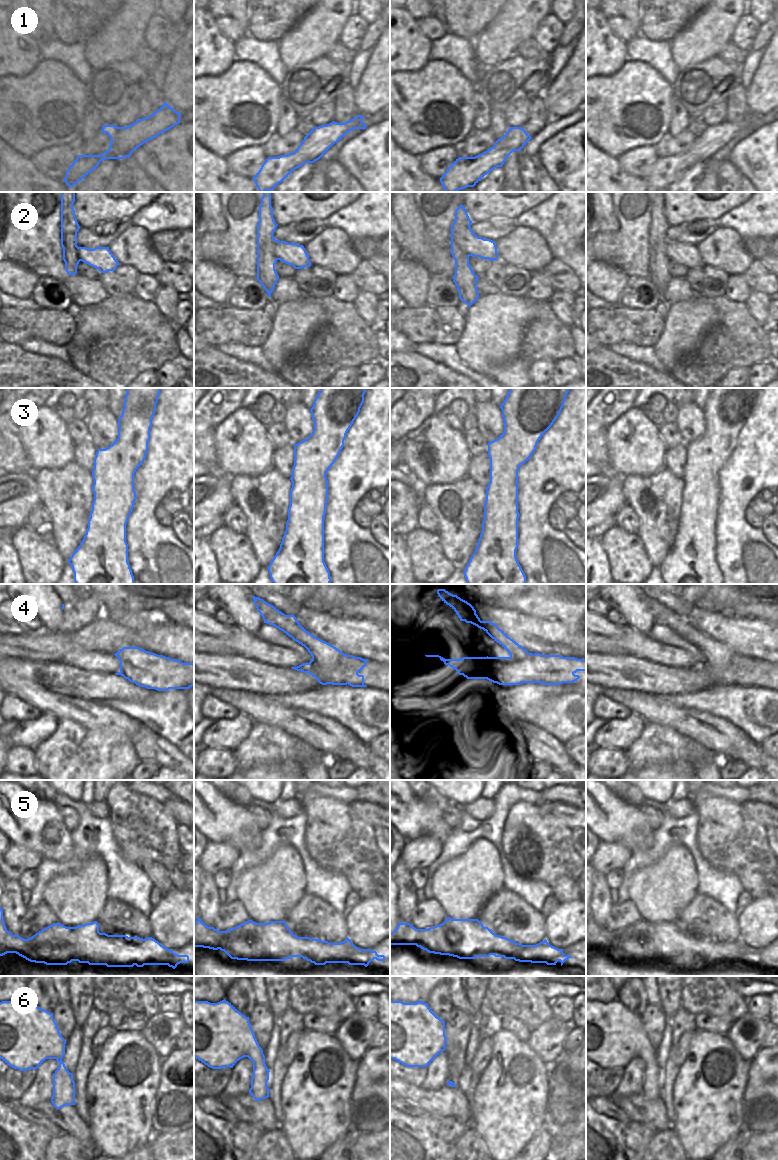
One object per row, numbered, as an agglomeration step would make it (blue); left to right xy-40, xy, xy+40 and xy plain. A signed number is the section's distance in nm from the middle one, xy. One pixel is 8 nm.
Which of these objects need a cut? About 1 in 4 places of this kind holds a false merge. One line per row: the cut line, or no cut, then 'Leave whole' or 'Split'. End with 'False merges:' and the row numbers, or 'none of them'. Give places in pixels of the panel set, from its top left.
1: No split. Leave whole
2: Split along xy (275, 239), (275, 256), (278, 259). Split
3: No split. Leave whole
4: Split along xy (345, 654), (336, 664), (324, 670), (312, 659). Split
5: Split along xy (258, 923), (257, 936), (262, 944), (267, 960). Split
6: No split. Leave whole
False merges: 2, 4, 5

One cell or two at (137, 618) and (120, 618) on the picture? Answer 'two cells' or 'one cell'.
one cell

